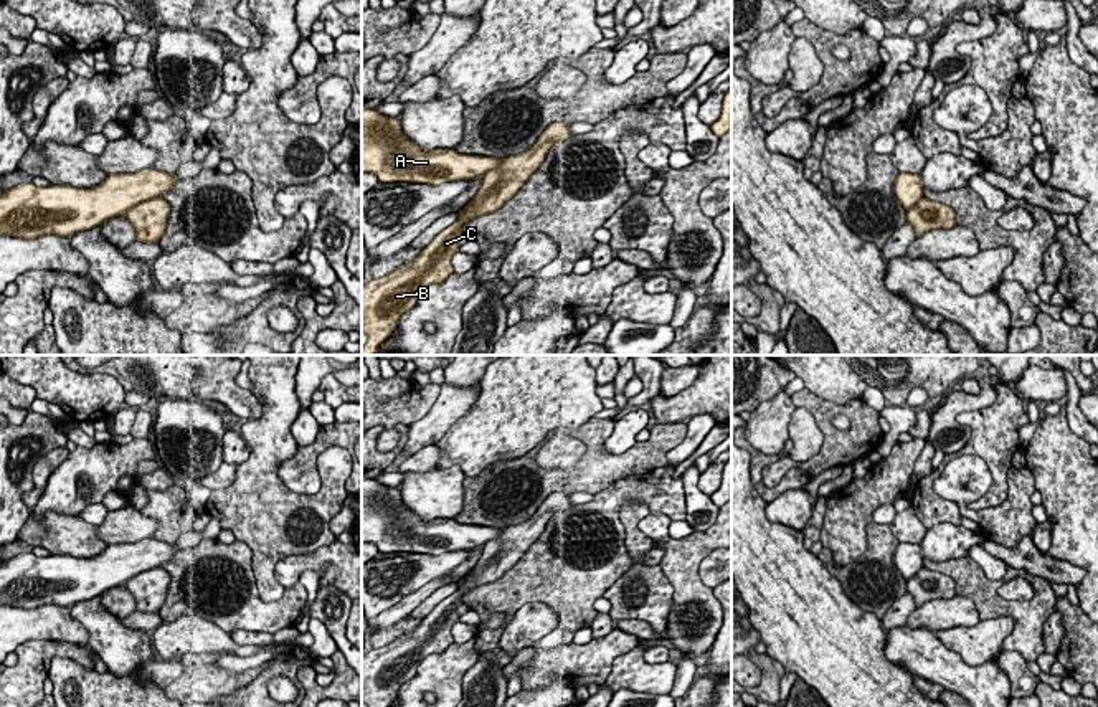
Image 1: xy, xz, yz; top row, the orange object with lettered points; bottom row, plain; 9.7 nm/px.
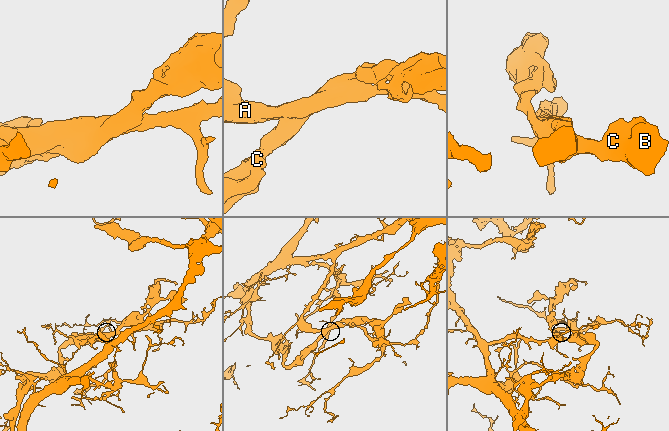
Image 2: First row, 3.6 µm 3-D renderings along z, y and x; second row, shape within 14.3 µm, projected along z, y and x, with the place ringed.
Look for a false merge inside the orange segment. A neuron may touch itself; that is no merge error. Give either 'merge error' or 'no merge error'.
merge error

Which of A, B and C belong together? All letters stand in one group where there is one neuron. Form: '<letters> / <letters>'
A / B C

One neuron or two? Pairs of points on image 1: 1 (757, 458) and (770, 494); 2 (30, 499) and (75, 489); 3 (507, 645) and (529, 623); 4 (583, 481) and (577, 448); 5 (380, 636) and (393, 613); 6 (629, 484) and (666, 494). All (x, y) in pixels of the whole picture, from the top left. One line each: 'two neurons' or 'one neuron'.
1: one neuron
2: two neurons
3: one neuron
4: two neurons
5: two neurons
6: one neuron

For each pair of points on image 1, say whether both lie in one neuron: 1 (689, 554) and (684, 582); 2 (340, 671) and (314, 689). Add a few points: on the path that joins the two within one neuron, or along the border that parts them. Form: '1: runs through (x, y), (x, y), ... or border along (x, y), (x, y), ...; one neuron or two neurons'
1: runs through (684, 560), (684, 575); one neuron
2: runs through (340, 679), (331, 689), (322, 689); one neuron

